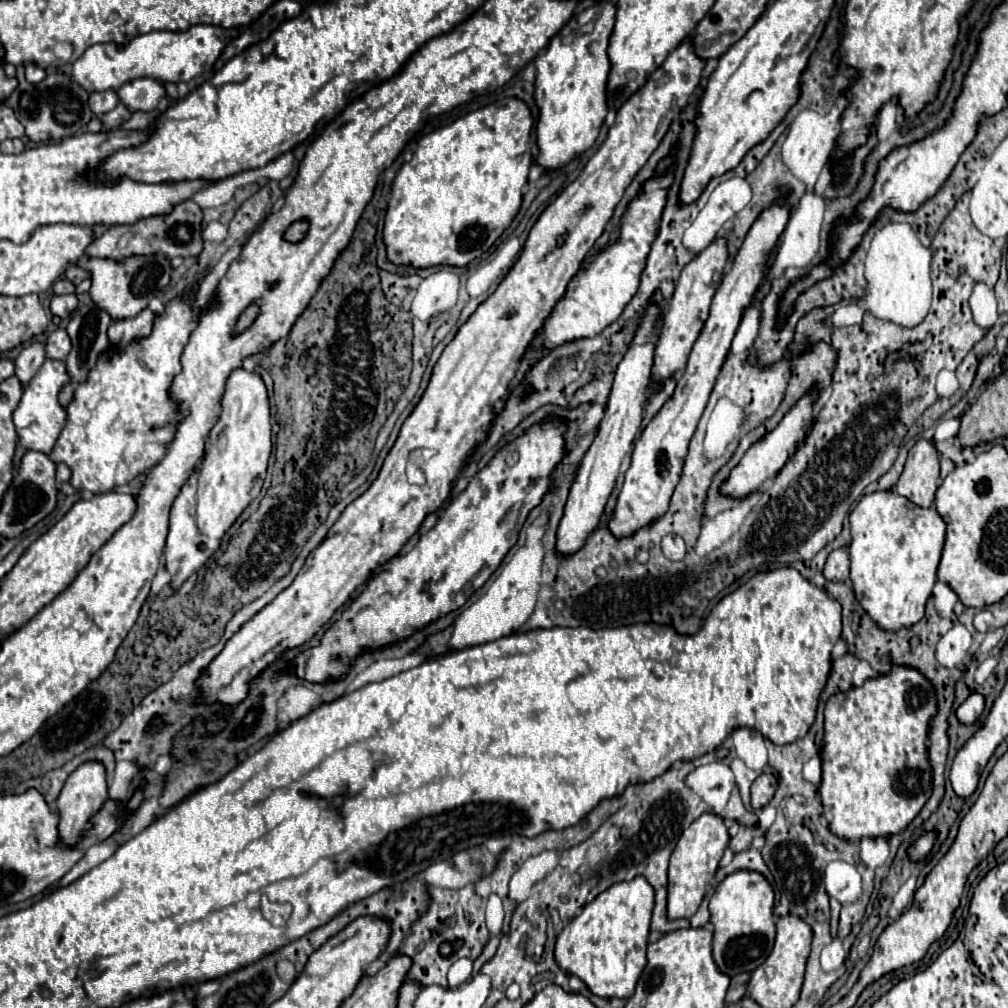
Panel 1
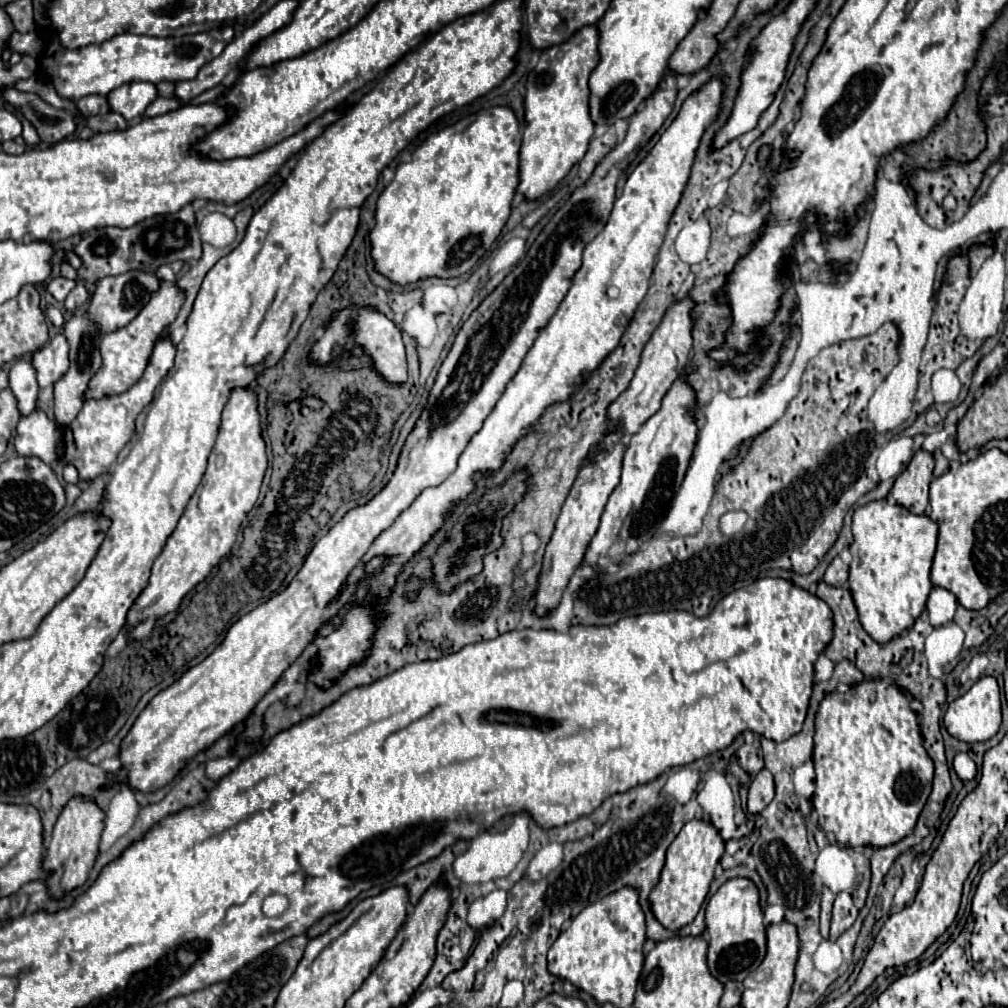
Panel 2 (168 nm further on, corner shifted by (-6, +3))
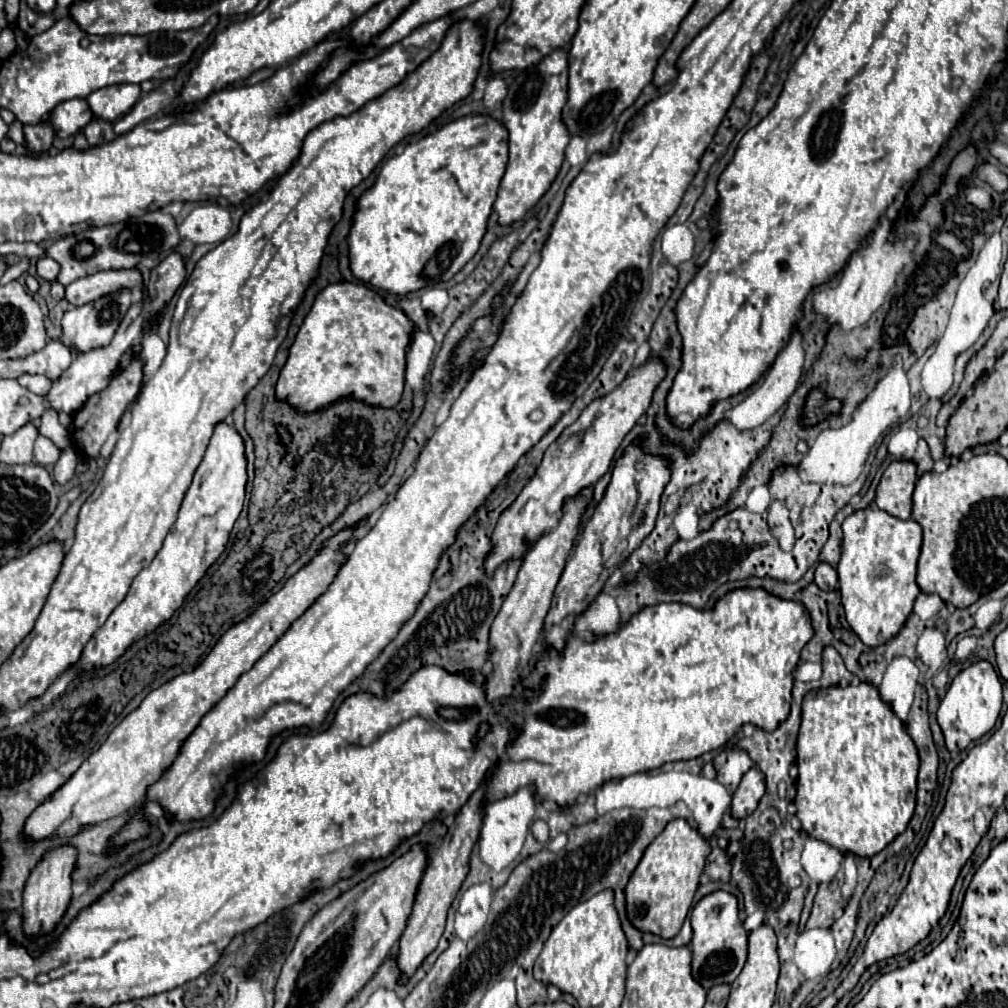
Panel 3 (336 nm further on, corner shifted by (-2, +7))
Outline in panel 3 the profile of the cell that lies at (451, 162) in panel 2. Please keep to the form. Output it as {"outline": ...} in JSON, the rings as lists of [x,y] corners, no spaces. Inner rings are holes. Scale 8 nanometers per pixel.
{"outline":[[[466,115],[440,131],[410,143],[402,155],[390,157],[378,181],[358,201],[350,229],[350,269],[378,289],[406,295],[422,287],[450,281],[478,251],[508,163],[508,129],[490,115]]]}

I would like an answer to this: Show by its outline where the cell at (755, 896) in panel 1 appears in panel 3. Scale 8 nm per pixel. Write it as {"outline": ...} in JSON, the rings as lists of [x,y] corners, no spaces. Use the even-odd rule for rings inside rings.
{"outline":[[[714,891],[702,897],[692,911],[692,975],[710,989],[720,983],[732,983],[748,959],[748,931],[744,929],[738,897],[728,891]]]}

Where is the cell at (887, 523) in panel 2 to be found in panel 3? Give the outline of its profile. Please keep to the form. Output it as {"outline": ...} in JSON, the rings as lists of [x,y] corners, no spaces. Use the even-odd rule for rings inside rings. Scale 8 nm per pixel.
{"outline":[[[866,507],[848,515],[842,523],[842,529],[844,539],[842,559],[838,563],[838,591],[842,595],[846,621],[864,645],[878,647],[900,631],[906,617],[912,613],[914,599],[920,595],[920,587],[916,583],[916,563],[922,547],[922,527],[914,519],[902,521],[878,507]]]}

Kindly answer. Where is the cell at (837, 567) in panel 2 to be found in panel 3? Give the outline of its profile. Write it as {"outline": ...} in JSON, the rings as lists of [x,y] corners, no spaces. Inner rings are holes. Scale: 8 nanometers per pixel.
{"outline":[[[818,563],[814,583],[824,591],[834,591],[838,587],[838,571],[828,563]]]}

